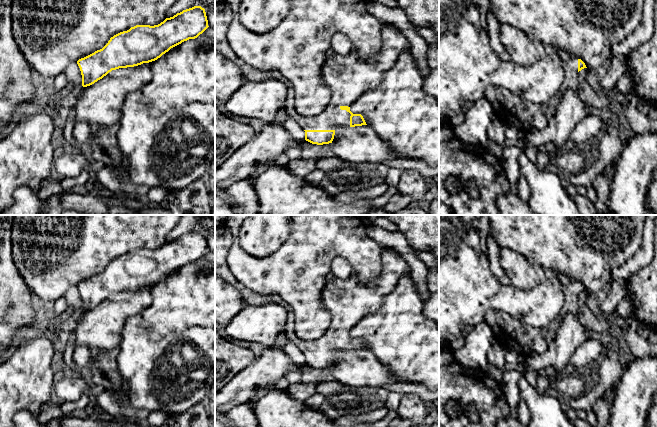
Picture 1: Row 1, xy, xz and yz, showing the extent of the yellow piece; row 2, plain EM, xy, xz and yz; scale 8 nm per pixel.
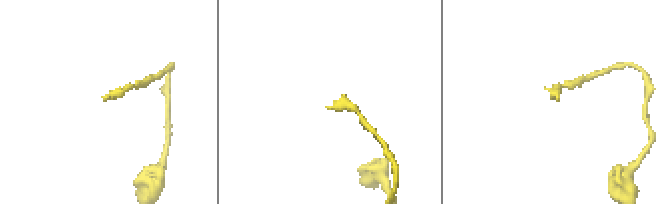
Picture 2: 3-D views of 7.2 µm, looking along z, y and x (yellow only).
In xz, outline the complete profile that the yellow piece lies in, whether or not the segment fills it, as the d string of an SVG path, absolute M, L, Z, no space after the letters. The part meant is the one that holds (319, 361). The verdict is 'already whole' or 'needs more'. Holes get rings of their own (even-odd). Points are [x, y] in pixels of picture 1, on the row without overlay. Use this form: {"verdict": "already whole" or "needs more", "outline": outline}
{"verdict": "needs more", "outline": "M382 245L382 271L375 282L367 285L358 281L352 274L348 279L341 280L334 277L333 281L326 284L321 294L321 300L324 308L330 313L332 322L326 333L320 338L312 341L299 339L295 334L295 314L290 304L284 302L283 307L287 311L287 322L285 332L288 340L297 345L305 355L305 364L317 369L332 367L335 359L335 353L344 351L355 351L367 349L361 338L353 338L350 330L366 315L376 312L382 305L383 299L390 294L396 287L400 278L411 274L411 270L403 257L394 249Z"}

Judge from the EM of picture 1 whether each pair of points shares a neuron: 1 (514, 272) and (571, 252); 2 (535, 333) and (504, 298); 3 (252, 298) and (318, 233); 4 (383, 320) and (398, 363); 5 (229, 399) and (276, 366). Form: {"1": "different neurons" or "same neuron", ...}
{"1": "different neurons", "2": "different neurons", "3": "different neurons", "4": "same neuron", "5": "same neuron"}

